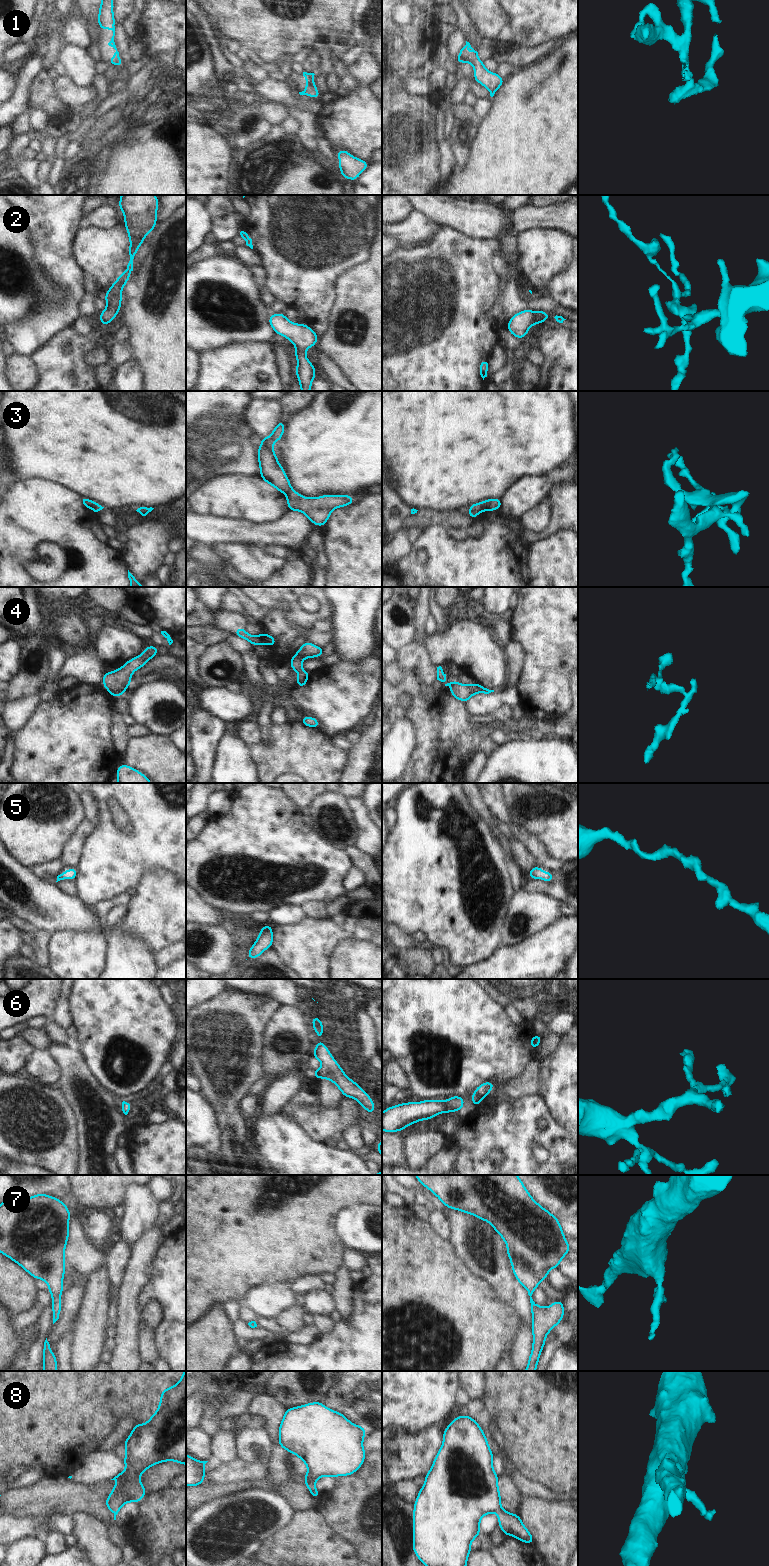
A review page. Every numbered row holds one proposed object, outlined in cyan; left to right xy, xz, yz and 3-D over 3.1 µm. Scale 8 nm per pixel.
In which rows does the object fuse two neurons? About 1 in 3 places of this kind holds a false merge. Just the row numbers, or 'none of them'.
3, 4

